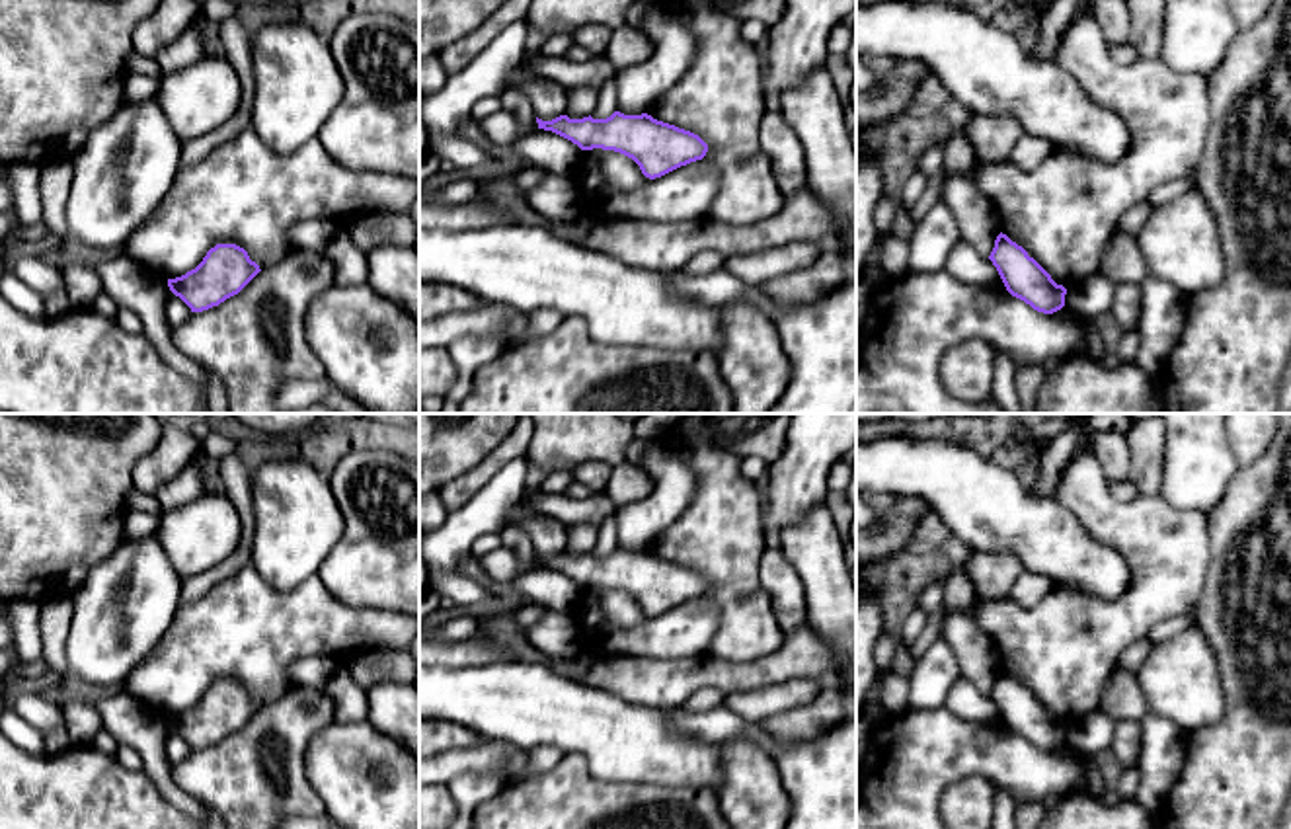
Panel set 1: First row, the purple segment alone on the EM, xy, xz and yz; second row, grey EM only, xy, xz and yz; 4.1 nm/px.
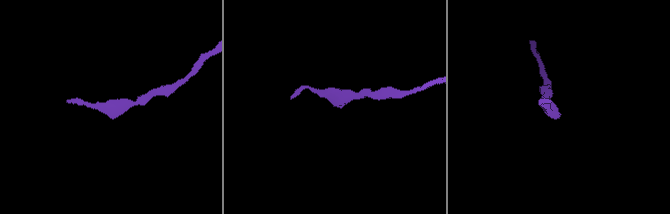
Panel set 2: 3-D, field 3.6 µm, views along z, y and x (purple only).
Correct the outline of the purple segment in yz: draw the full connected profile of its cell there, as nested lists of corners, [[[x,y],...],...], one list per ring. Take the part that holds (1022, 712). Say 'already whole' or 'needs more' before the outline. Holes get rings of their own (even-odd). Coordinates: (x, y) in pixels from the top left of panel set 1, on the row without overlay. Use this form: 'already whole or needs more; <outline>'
already whole; [[[1000,669],[997,673],[989,696],[997,704],[1006,728],[1034,747],[1053,751],[1065,743],[1067,726],[1057,722],[1051,712],[1006,671]]]

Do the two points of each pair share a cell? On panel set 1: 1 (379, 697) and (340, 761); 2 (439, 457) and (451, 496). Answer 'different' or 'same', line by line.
1: different
2: different

